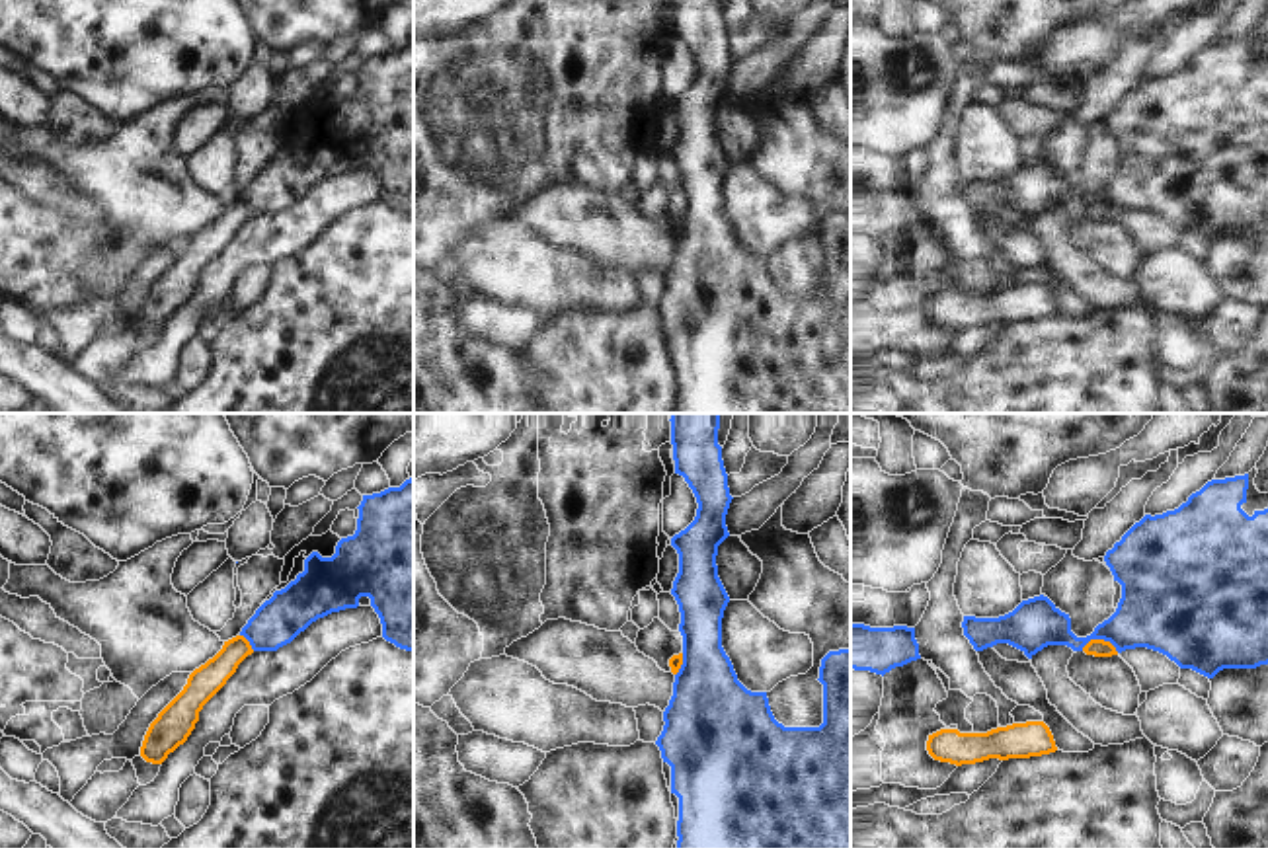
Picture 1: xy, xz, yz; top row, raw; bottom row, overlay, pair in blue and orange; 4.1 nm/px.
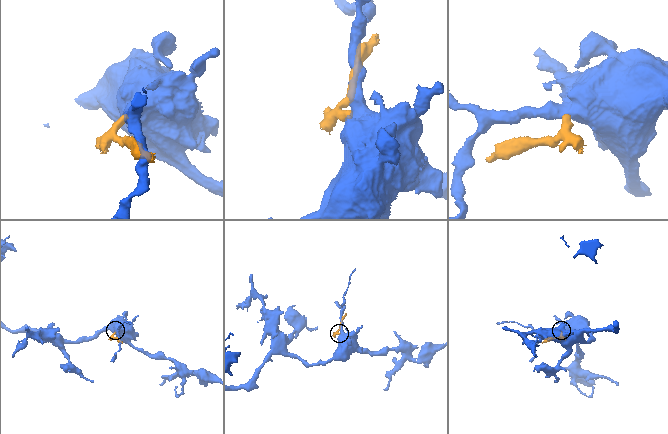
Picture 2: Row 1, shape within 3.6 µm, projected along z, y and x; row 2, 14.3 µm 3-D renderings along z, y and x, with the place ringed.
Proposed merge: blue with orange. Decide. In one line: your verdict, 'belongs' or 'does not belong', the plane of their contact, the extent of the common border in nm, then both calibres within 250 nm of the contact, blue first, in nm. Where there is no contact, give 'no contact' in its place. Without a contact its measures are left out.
does not belong | yz | 160 nm | 300/80 nm

